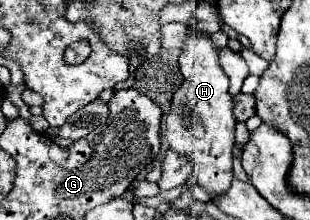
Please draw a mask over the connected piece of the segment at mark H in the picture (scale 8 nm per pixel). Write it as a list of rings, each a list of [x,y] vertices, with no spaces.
[[[197,21],[189,23],[191,37],[179,57],[179,69],[185,75],[183,85],[175,91],[171,111],[165,115],[165,137],[171,151],[187,157],[193,165],[193,175],[211,199],[225,193],[233,179],[233,97],[229,95],[229,77],[219,65],[219,55],[209,37],[197,31]]]

